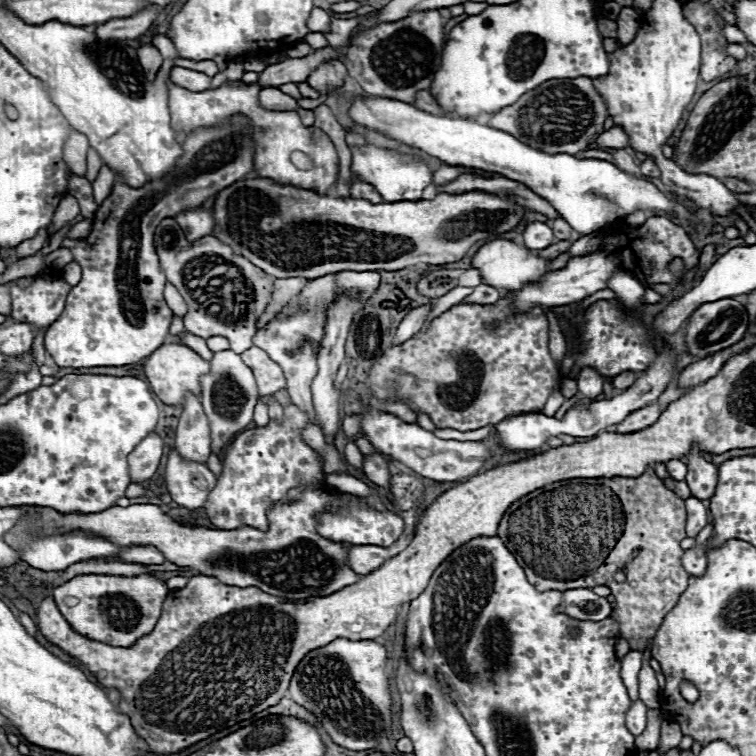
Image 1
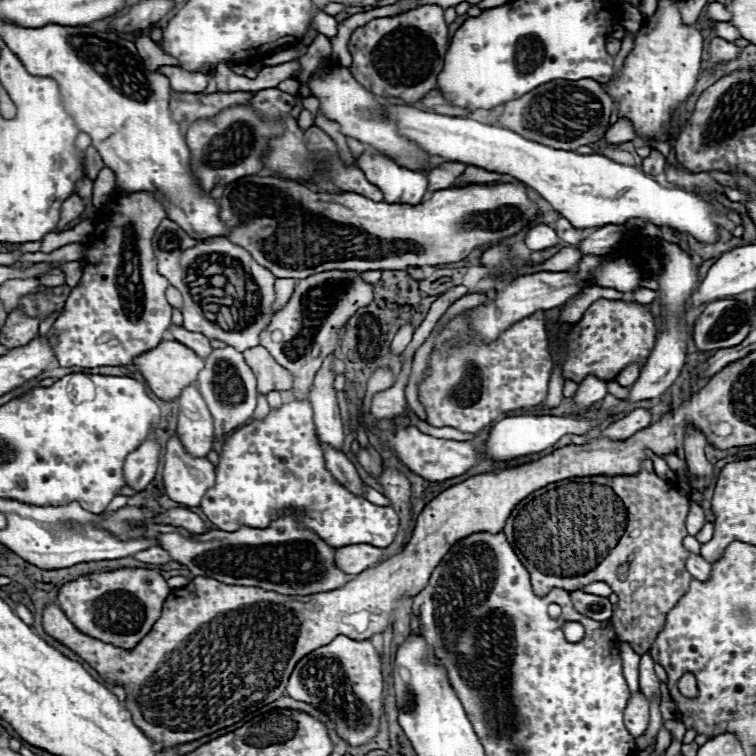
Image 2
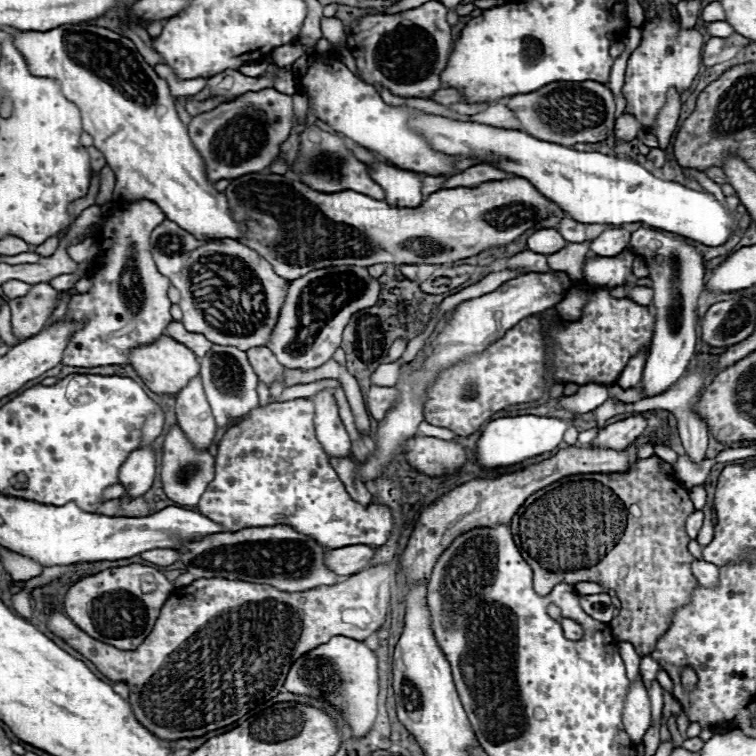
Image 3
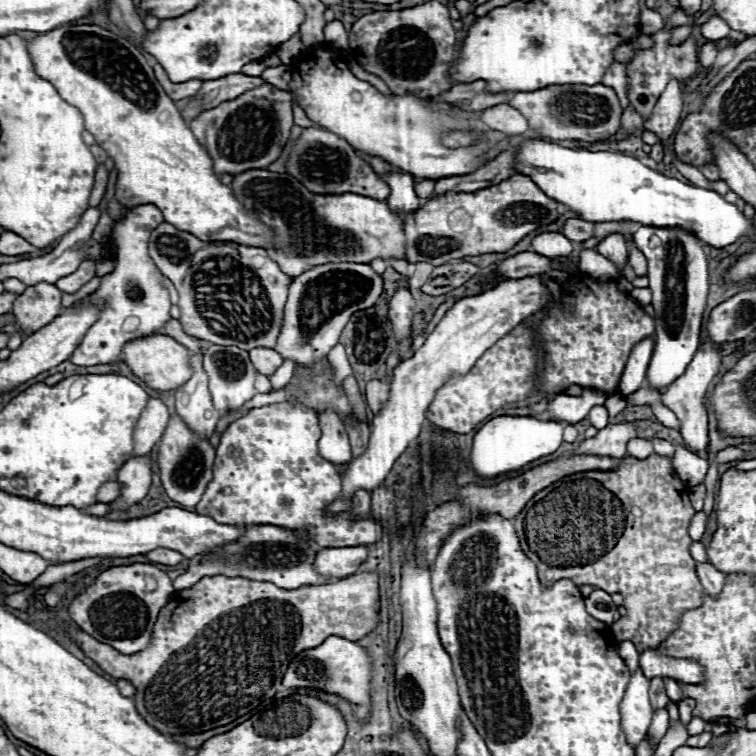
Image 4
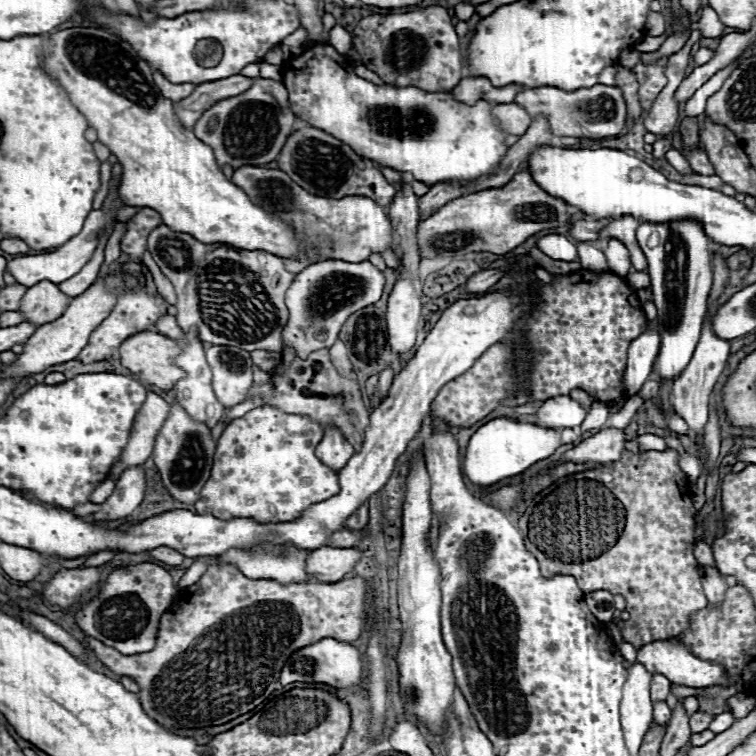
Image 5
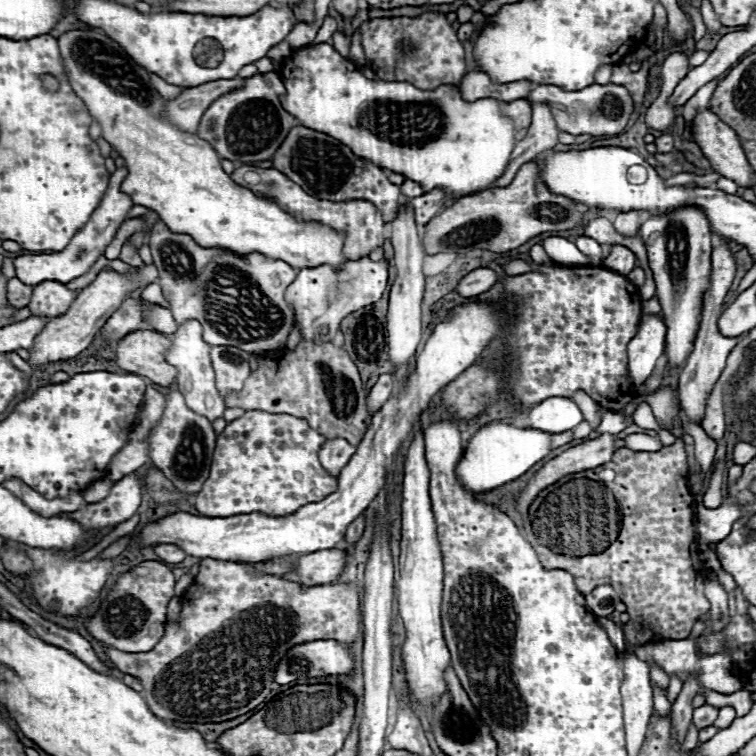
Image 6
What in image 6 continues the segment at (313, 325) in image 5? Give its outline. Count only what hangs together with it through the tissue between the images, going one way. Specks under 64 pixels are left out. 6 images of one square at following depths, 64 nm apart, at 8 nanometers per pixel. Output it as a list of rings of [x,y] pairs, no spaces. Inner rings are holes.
[[[360,258],[358,262],[344,262],[340,270],[332,270],[332,266],[326,264],[300,270],[296,280],[286,290],[286,300],[296,312],[296,324],[302,330],[302,338],[318,342],[332,340],[346,314],[380,300],[382,292],[386,290],[386,280],[388,260],[372,262],[370,258]]]

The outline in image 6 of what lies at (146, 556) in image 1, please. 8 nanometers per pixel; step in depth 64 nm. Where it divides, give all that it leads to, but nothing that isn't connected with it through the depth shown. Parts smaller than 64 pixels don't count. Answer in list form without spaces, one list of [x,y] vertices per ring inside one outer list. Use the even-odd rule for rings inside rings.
[[[158,544],[158,546],[154,548],[154,552],[156,552],[158,558],[160,558],[162,562],[166,562],[166,564],[178,564],[178,562],[182,562],[182,560],[186,558],[186,552],[184,552],[182,548],[174,546],[174,544]]]

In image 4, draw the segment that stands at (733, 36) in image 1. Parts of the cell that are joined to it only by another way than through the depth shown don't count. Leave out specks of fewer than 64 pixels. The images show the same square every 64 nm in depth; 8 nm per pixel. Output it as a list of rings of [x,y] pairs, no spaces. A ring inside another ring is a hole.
[[[710,16],[704,24],[700,24],[700,34],[706,38],[706,40],[720,40],[720,38],[726,38],[730,32],[728,24],[718,18],[718,16]]]

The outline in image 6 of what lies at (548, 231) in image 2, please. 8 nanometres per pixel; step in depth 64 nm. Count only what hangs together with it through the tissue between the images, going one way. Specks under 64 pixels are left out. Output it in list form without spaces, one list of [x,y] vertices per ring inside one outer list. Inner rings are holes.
[[[552,236],[552,238],[546,238],[544,244],[542,244],[548,252],[548,256],[558,262],[558,264],[578,264],[578,266],[584,266],[588,264],[588,256],[584,256],[574,242],[562,238],[562,236]]]

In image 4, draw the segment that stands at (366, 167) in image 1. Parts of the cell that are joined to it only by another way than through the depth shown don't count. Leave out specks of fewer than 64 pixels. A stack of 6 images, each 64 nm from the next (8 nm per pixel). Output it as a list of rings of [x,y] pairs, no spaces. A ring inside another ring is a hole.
[[[390,172],[388,176],[382,176],[382,178],[388,182],[392,190],[386,202],[394,214],[398,214],[400,218],[406,218],[406,214],[412,214],[414,210],[420,208],[420,198],[414,192],[414,184],[416,184],[414,176]]]

